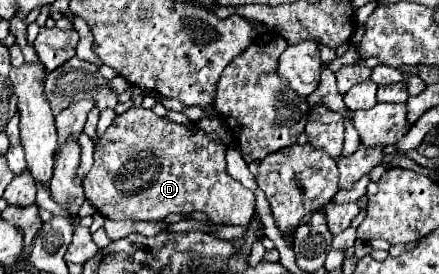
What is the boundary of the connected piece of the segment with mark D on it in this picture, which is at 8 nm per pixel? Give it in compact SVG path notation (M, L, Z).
M140 106L114 118L104 136L94 144L94 166L84 178L84 194L96 206L96 210L110 220L134 220L134 222L154 222L164 220L172 212L204 212L210 222L222 224L232 222L248 226L254 214L254 194L246 190L226 172L224 144L212 144L202 130L192 134L188 128L156 116L152 110Z

